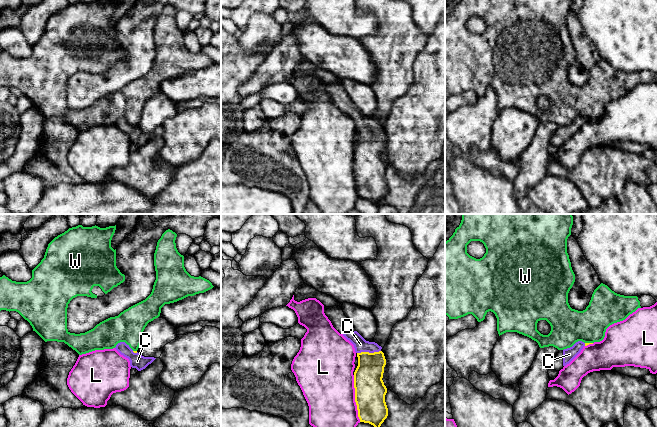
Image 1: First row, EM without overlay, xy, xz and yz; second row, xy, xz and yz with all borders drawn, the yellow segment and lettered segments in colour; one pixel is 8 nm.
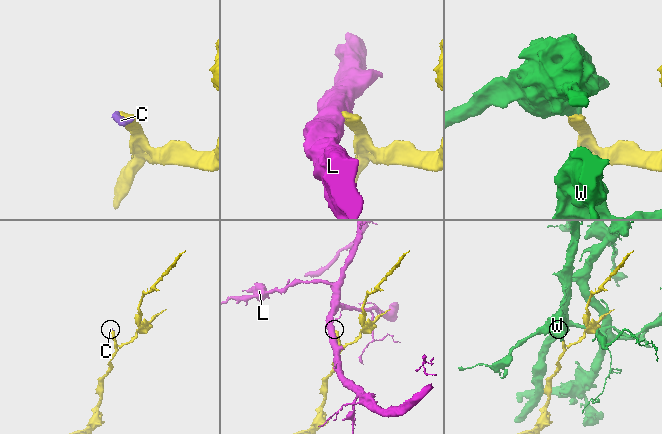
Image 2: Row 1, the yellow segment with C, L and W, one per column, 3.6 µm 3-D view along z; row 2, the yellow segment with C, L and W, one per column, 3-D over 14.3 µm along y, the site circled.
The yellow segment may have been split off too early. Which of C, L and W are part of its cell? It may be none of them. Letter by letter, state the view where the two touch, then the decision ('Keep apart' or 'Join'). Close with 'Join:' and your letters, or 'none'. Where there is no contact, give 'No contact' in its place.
C: Touches yellow in xz. Join
L: Touches yellow in xz. Keep apart
W: Touches yellow in yz. Keep apart
Join: C

